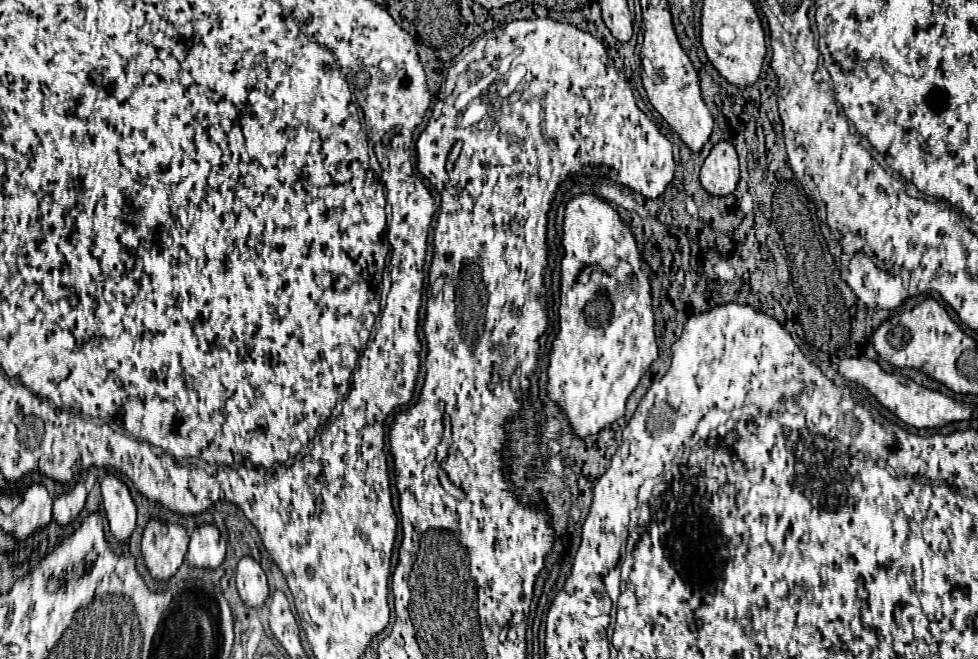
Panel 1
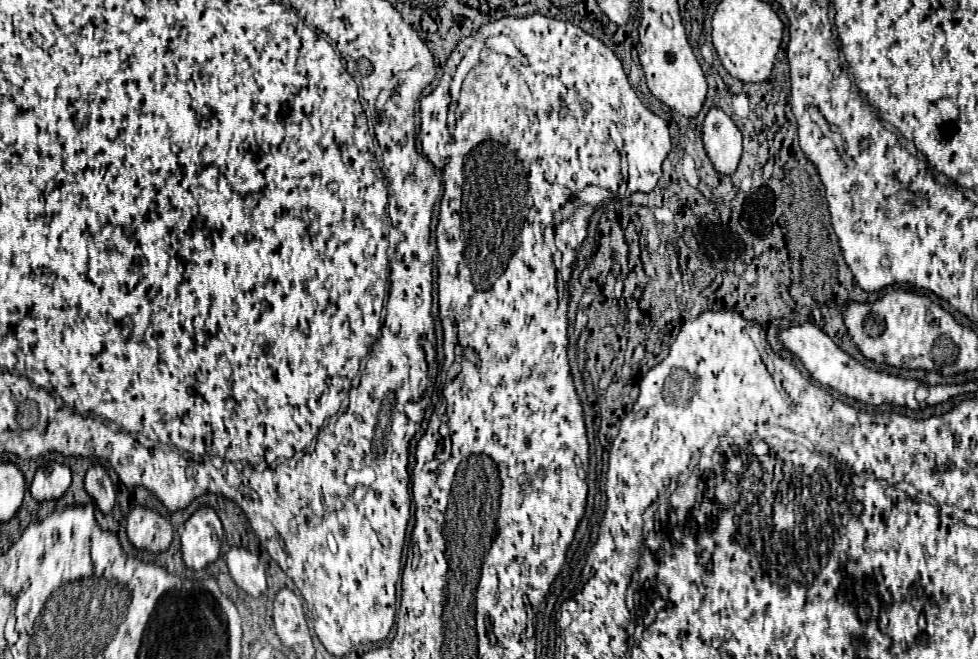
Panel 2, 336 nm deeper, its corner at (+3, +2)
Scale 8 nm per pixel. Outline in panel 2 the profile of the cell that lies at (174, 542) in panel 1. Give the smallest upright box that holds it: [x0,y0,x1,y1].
[127,507,173,553]

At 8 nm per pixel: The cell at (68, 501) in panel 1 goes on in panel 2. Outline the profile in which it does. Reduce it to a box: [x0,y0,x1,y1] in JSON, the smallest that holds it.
[31,463,71,501]

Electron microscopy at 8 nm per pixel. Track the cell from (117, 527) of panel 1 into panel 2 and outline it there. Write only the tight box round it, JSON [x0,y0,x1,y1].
[85,465,115,513]

